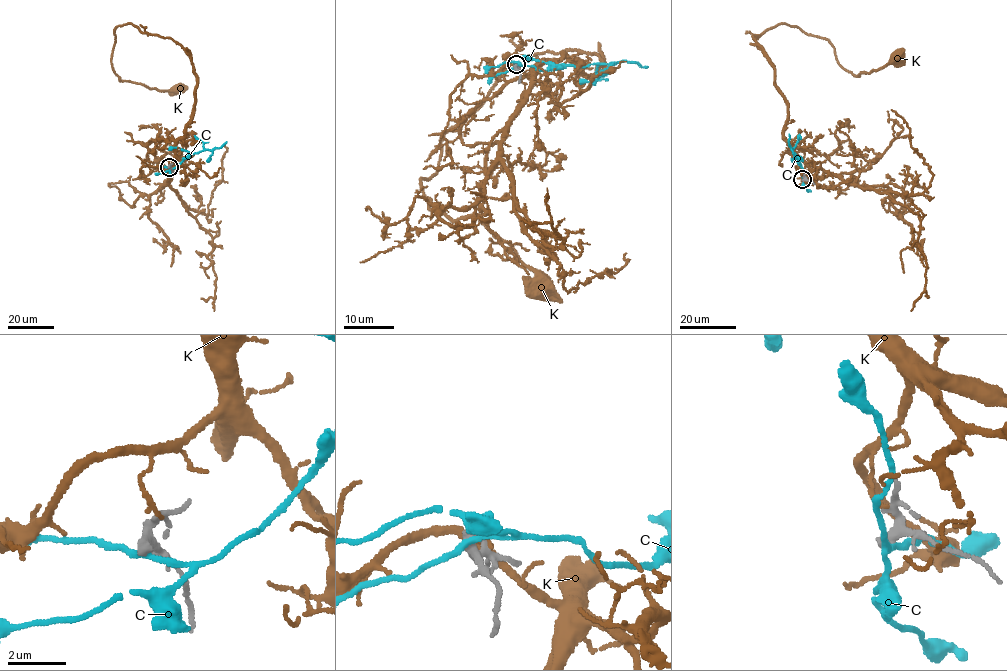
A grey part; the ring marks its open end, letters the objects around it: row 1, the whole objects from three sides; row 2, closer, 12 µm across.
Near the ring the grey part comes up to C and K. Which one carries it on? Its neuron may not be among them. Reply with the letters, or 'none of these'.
none of these

